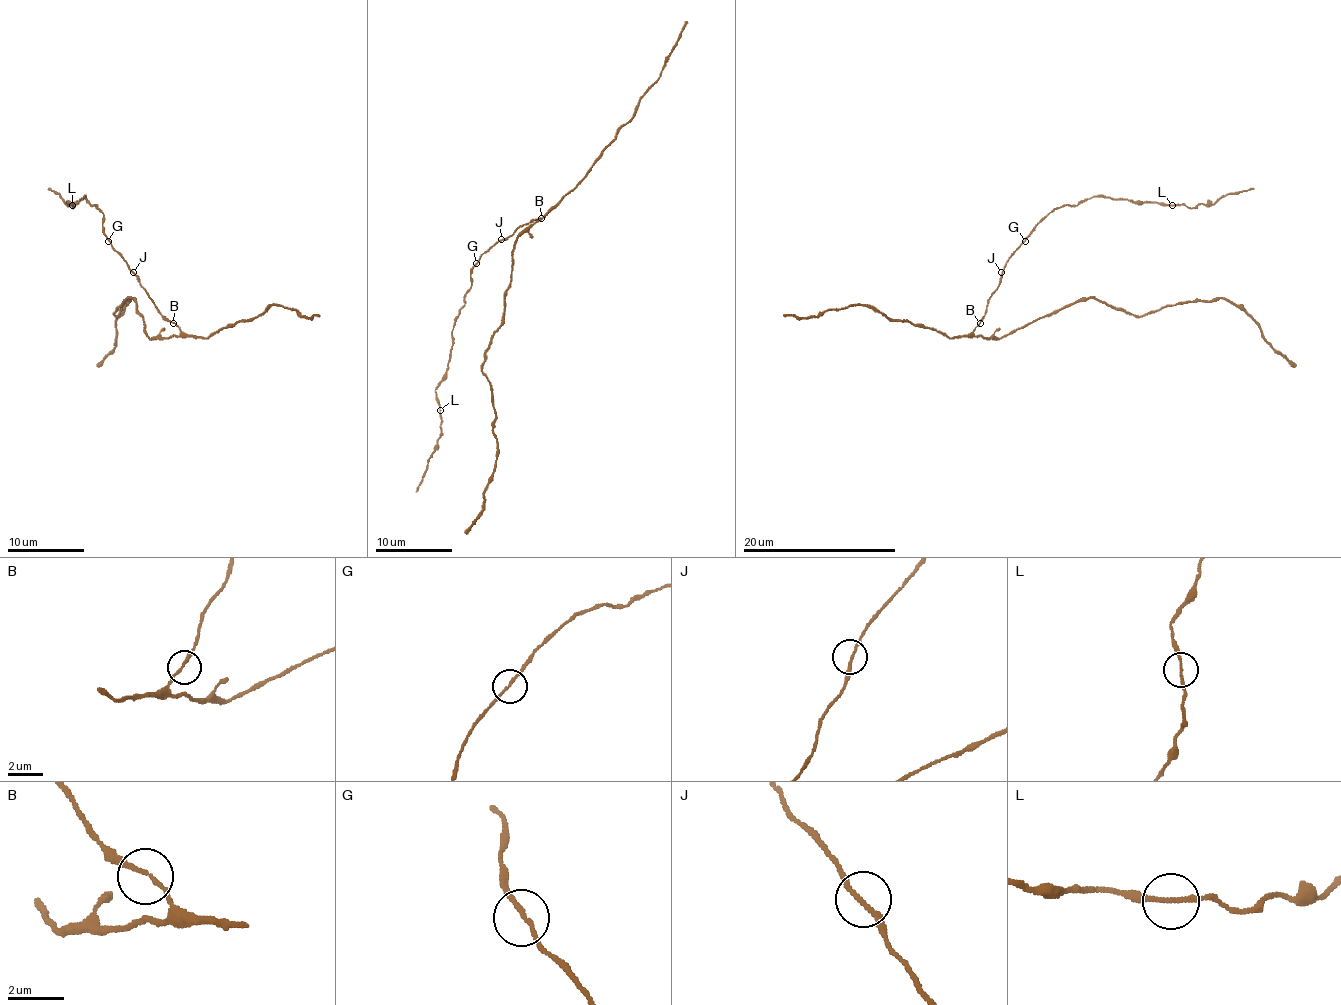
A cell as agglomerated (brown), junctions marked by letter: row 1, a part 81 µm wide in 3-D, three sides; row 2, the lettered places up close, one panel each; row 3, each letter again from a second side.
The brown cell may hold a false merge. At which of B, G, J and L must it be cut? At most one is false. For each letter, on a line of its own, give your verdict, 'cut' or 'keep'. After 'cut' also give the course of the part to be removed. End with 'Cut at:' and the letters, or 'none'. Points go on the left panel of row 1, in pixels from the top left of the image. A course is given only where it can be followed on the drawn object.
B: keep
G: keep
J: keep
L: keep
Cut at: none

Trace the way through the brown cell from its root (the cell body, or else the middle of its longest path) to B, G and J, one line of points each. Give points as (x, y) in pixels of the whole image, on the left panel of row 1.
B: (177, 335), (179, 329), (173, 323)
G: (177, 335), (179, 329), (158, 310), (139, 278), (108, 241)
J: (177, 335), (179, 329), (158, 310), (133, 272)

